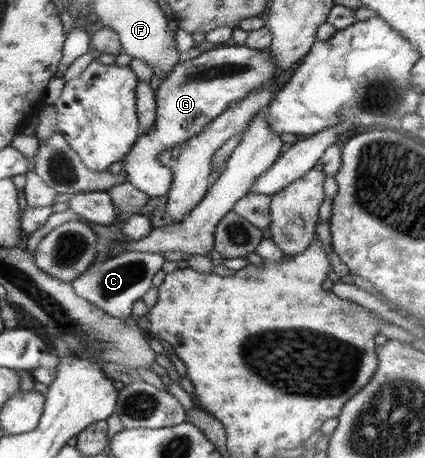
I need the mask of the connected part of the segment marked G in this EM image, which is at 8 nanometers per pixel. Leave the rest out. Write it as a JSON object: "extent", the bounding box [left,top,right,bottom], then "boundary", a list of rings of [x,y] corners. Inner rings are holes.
{"extent":[120,44,276,199],"boundary":[[[236,44],[232,47],[218,46],[201,53],[194,59],[182,58],[172,67],[172,71],[161,79],[160,85],[153,91],[155,109],[152,129],[148,129],[148,133],[144,133],[144,135],[138,135],[136,141],[132,143],[130,151],[120,159],[123,163],[120,172],[124,174],[126,183],[130,183],[135,189],[142,191],[149,199],[166,196],[171,183],[168,173],[158,165],[156,160],[160,151],[169,147],[172,149],[175,143],[185,145],[188,138],[198,134],[208,122],[211,122],[218,114],[222,113],[227,103],[240,101],[242,97],[246,97],[246,93],[252,93],[252,91],[260,89],[266,81],[270,81],[276,75],[276,66],[274,66],[272,60],[268,48],[249,49]]]}

